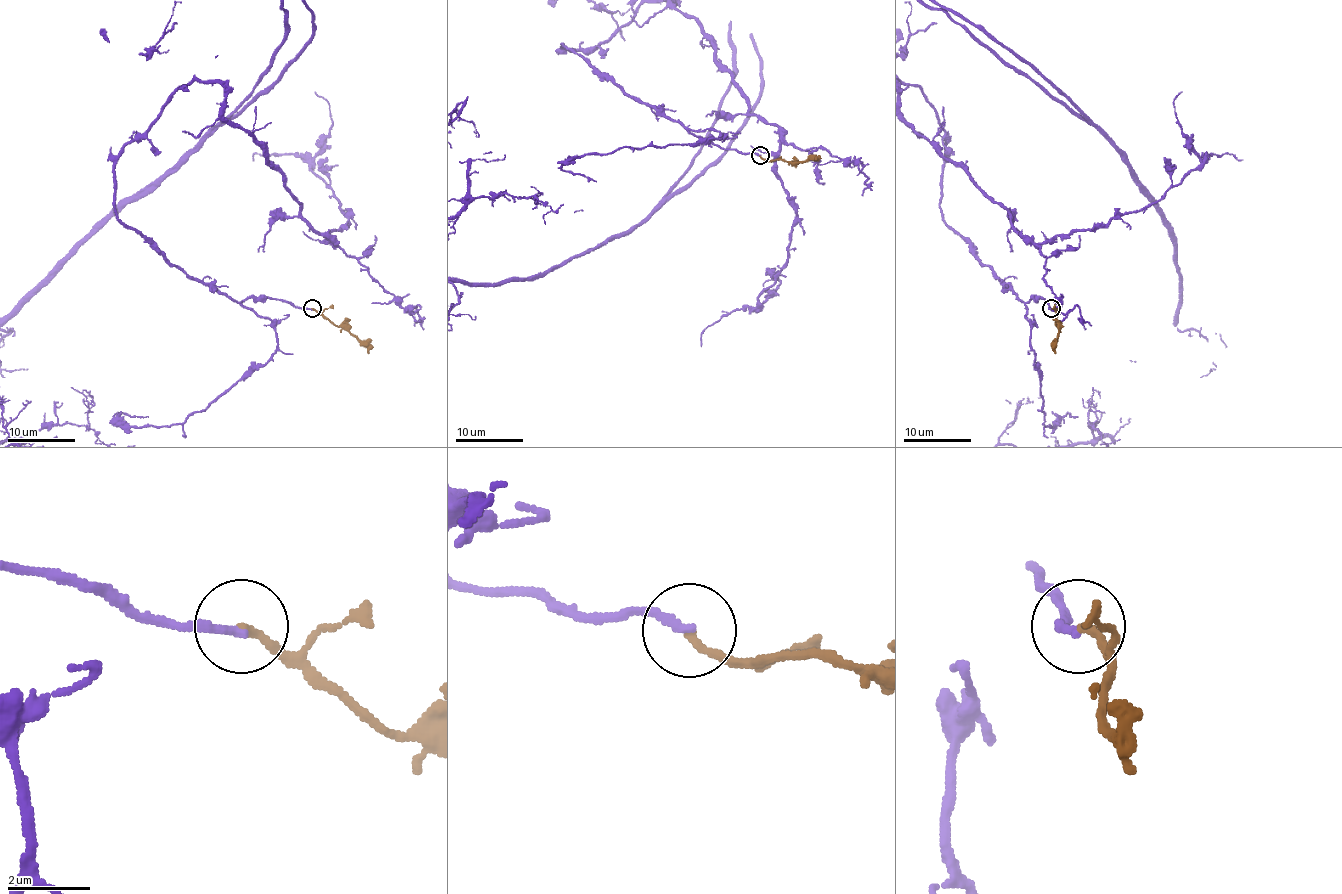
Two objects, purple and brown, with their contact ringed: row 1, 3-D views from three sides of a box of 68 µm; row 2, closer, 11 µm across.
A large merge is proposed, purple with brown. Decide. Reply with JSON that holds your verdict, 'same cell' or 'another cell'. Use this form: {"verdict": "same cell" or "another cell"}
{"verdict": "same cell"}

